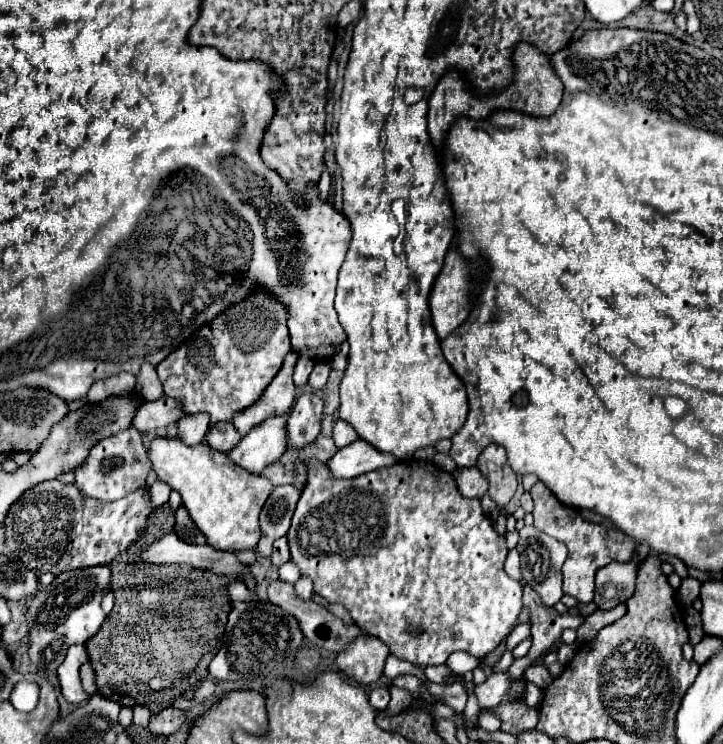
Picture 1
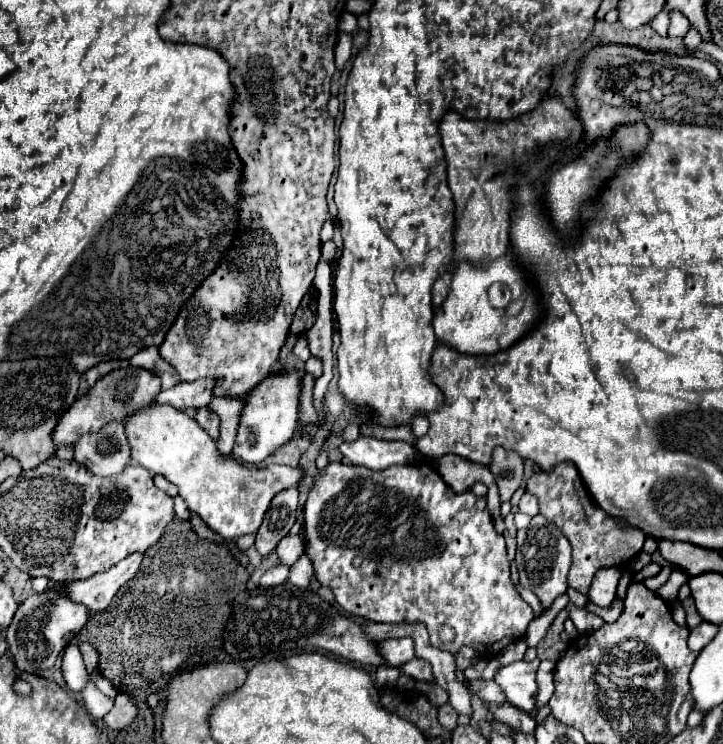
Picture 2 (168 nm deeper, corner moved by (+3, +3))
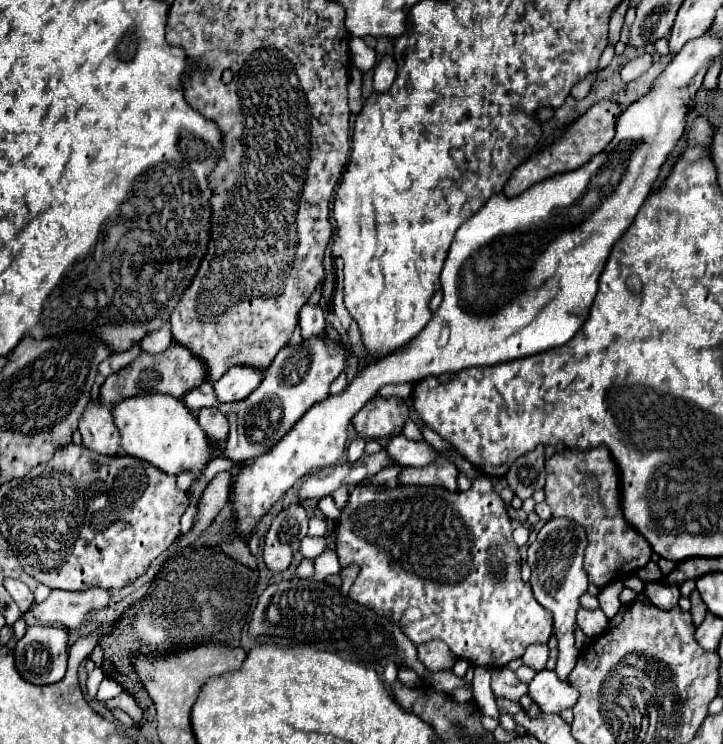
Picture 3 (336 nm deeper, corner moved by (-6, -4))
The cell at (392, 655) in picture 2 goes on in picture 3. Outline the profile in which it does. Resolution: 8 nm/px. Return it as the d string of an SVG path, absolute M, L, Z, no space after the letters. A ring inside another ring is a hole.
M431 640L419 646L419 660L425 664L427 670L451 670L455 664L455 654L451 654L449 646L441 640Z

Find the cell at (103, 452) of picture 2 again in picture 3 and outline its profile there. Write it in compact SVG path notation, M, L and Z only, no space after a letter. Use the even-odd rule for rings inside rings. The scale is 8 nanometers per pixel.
M91 400L85 410L83 418L79 420L79 432L83 436L83 446L95 450L99 454L115 456L121 448L119 432L113 424L111 410L103 406L99 400Z

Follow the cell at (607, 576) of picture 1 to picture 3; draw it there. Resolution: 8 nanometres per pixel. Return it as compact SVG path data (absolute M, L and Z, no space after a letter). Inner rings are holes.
M619 580L607 584L601 592L599 592L599 602L601 602L601 610L605 612L605 616L611 620L619 608L621 608L621 602L619 602L619 592L623 590L623 584Z

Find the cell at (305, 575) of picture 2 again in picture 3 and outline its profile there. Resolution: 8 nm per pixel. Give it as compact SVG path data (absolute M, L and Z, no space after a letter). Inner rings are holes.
M325 550L319 558L315 558L315 580L325 580L331 574L337 574L341 570L339 558L335 550Z

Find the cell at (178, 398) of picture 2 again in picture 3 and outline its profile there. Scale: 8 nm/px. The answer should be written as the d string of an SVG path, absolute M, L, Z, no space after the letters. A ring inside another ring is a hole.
M233 366L219 380L213 382L221 402L237 402L247 398L263 380L263 370L251 370L251 366Z

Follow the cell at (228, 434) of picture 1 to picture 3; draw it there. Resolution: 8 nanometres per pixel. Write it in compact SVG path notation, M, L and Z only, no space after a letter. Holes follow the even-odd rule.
M201 408L199 416L197 416L197 422L211 440L215 440L215 442L227 440L229 422L217 408Z

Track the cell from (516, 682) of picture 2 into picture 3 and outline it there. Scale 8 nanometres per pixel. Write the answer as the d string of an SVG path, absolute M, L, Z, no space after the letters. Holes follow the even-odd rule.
M553 670L537 672L529 682L529 694L545 714L559 714L561 710L573 708L579 700L579 692L569 682L561 682Z

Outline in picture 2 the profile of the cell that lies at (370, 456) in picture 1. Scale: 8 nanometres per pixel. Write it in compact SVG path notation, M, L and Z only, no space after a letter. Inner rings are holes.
M360 435L352 443L342 443L340 453L346 463L384 471L390 465L408 465L416 455L416 447L404 441L384 441Z

